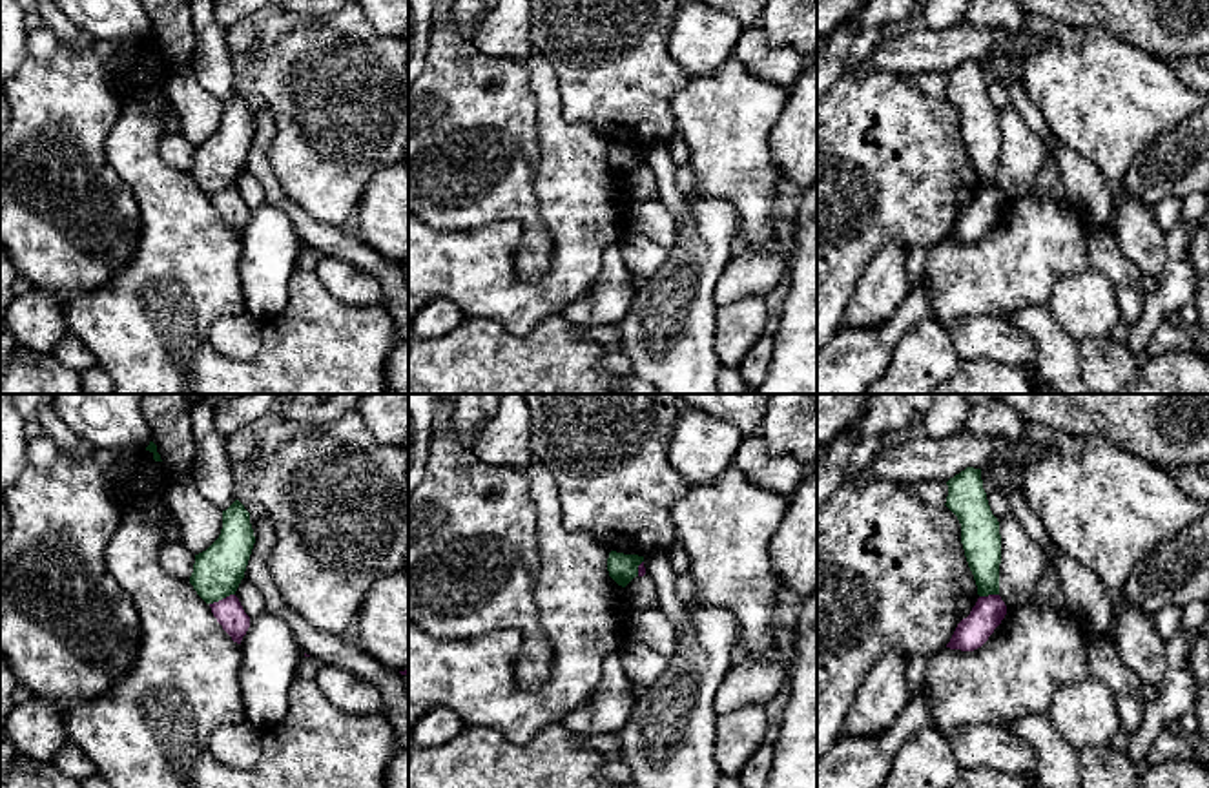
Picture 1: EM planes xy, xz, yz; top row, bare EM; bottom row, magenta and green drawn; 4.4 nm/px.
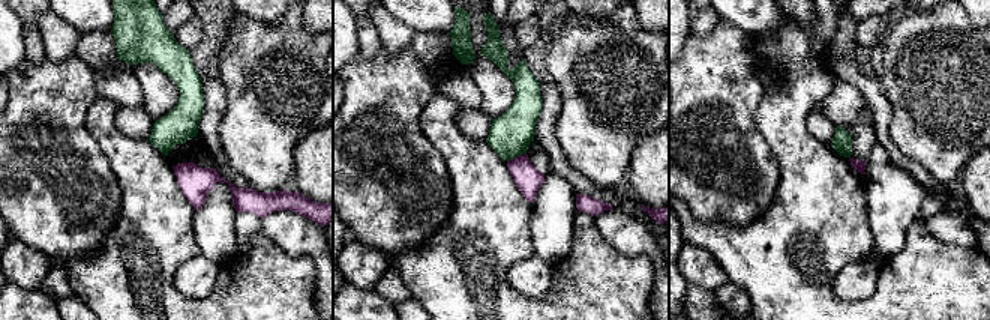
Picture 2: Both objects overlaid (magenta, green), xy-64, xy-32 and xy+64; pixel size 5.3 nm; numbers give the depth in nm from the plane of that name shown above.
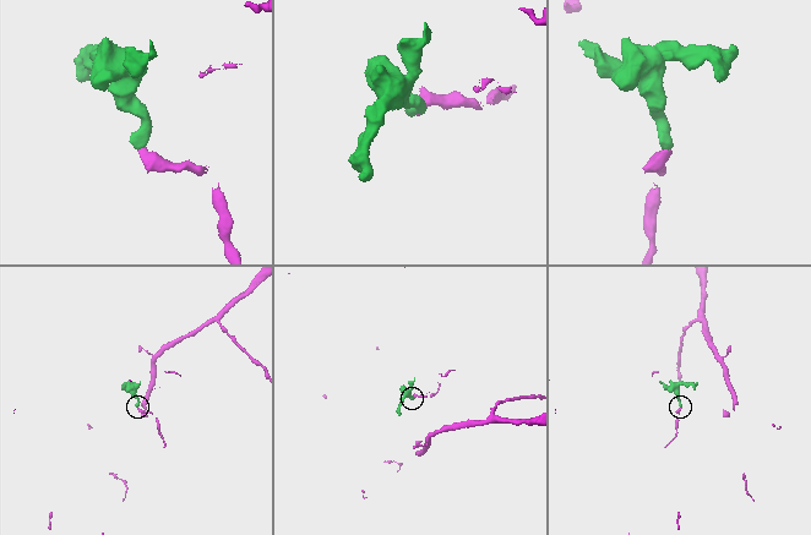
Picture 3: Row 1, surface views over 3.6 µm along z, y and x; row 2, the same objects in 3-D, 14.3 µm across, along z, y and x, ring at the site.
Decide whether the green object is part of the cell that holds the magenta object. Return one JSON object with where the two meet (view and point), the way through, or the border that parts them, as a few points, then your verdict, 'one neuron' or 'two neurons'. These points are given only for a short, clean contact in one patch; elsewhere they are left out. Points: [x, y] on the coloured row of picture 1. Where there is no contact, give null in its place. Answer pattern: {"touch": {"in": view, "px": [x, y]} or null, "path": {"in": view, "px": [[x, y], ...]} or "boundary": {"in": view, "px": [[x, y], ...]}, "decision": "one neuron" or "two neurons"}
{"touch": {"in": "xy", "px": [223, 599]}, "boundary": {"in": "xy", "px": [[234, 593], [210, 604]]}, "decision": "two neurons"}

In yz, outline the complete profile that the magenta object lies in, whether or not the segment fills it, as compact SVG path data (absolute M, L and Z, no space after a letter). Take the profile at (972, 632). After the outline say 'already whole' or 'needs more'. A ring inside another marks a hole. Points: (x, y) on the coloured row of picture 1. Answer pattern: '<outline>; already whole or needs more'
M999 595L979 596L970 615L963 618L946 648L974 651L981 648L1007 615Z; already whole

